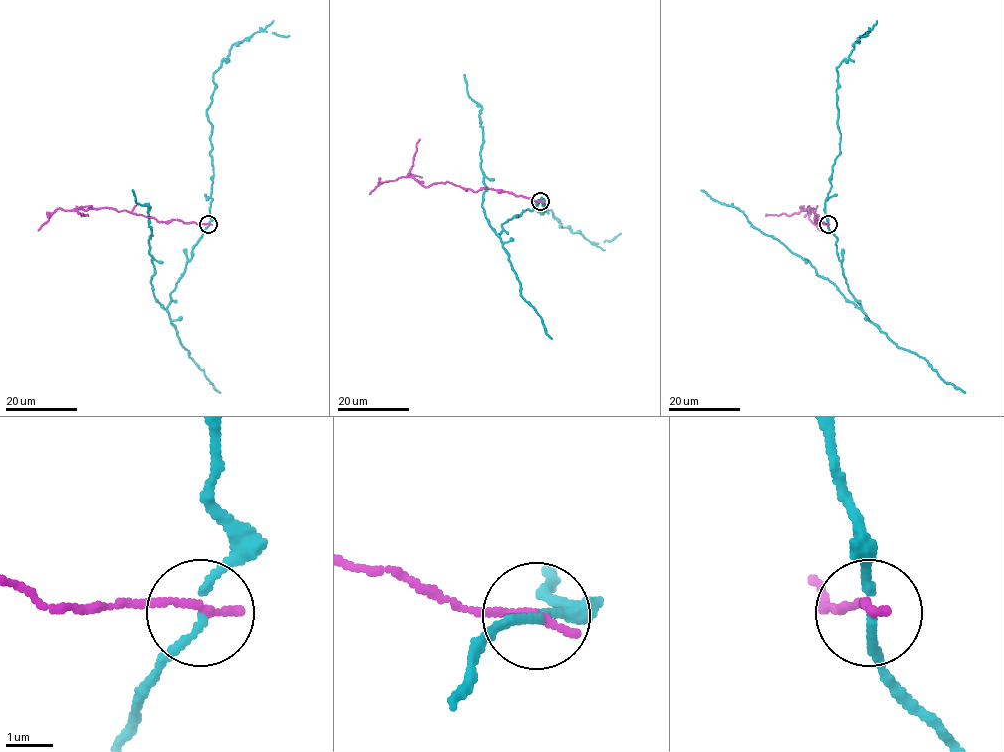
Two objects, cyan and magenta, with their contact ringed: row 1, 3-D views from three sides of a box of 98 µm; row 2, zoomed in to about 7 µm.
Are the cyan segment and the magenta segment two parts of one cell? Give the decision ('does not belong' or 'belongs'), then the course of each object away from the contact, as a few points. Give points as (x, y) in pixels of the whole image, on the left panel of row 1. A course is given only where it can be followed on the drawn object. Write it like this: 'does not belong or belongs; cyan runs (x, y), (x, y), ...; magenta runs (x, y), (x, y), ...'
does not belong; cyan runs (208, 225), (165, 308), (154, 297), (150, 283), (154, 274), (149, 240), (150, 207), (137, 203), (131, 189); magenta runs (208, 225), (177, 219), (157, 221), (127, 210), (58, 208), (38, 230)

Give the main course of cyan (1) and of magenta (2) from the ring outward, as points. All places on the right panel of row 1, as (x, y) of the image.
1: (827, 225), (837, 239), (848, 290), (860, 308), (807, 260), (701, 189)
2: (827, 225), (815, 221), (818, 216), (808, 210), (813, 208), (803, 209), (807, 208), (808, 218), (820, 230)

